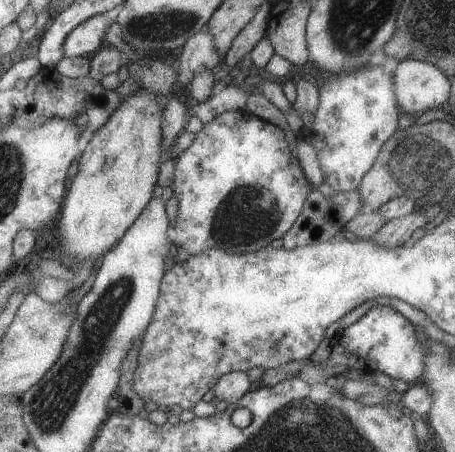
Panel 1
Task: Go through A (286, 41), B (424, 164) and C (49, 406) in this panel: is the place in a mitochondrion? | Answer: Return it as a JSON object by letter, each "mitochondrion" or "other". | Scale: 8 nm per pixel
{"A":"other","B":"mitochondrion","C":"mitochondrion"}

